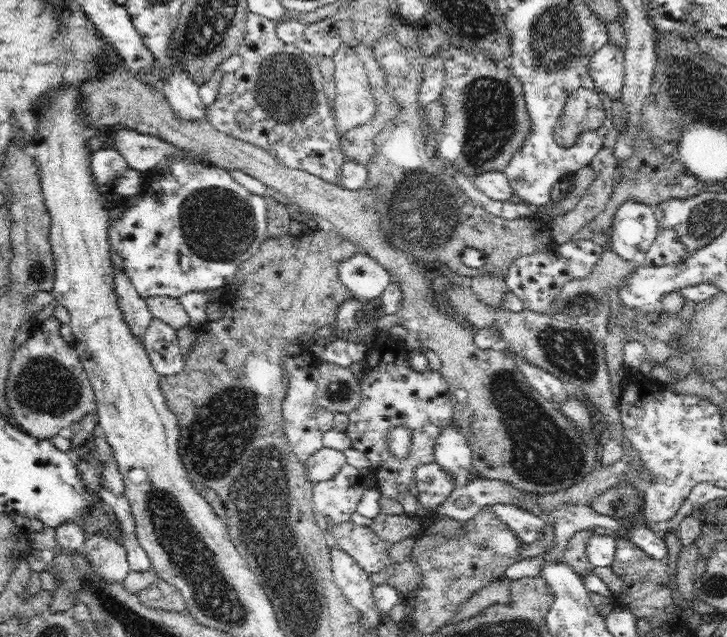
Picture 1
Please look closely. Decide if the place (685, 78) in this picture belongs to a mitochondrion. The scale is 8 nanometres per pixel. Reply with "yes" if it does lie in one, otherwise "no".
yes

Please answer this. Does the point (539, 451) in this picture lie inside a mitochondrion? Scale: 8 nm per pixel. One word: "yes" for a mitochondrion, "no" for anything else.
yes

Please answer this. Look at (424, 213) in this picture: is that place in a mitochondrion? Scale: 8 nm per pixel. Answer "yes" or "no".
yes

